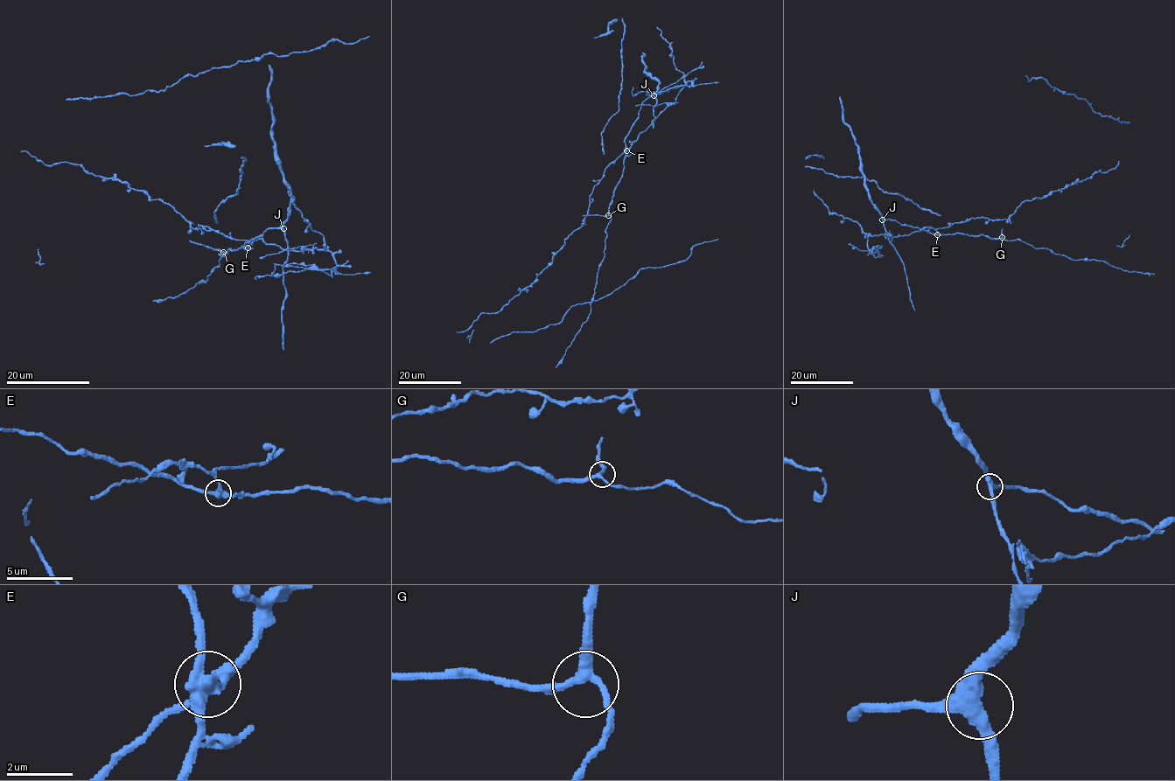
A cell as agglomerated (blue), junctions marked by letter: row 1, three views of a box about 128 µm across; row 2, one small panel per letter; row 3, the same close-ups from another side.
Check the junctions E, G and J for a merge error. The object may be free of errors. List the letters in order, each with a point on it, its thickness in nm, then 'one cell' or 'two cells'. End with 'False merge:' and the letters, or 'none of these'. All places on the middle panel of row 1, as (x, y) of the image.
E: place (626, 150); calibre 360 nm; two cells
G: place (608, 215); calibre 260 nm; one cell
J: place (653, 95); calibre 400 nm; one cell
False merge: E

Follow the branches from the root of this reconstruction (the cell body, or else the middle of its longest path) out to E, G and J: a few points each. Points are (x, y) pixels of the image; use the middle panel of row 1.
E: (536, 278), (552, 261), (564, 240), (582, 225), (590, 195), (604, 170), (626, 150)
G: (536, 278), (552, 261), (564, 240), (582, 225), (590, 195), (604, 170), (627, 149), (608, 215)
J: (536, 278), (582, 225), (593, 187), (604, 170), (627, 150), (625, 138), (641, 103), (653, 95)

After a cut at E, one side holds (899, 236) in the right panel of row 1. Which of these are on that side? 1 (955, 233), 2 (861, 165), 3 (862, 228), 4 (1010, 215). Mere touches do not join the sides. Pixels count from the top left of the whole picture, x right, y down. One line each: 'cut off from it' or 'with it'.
1: cut off from it
2: cut off from it
3: with it
4: with it

